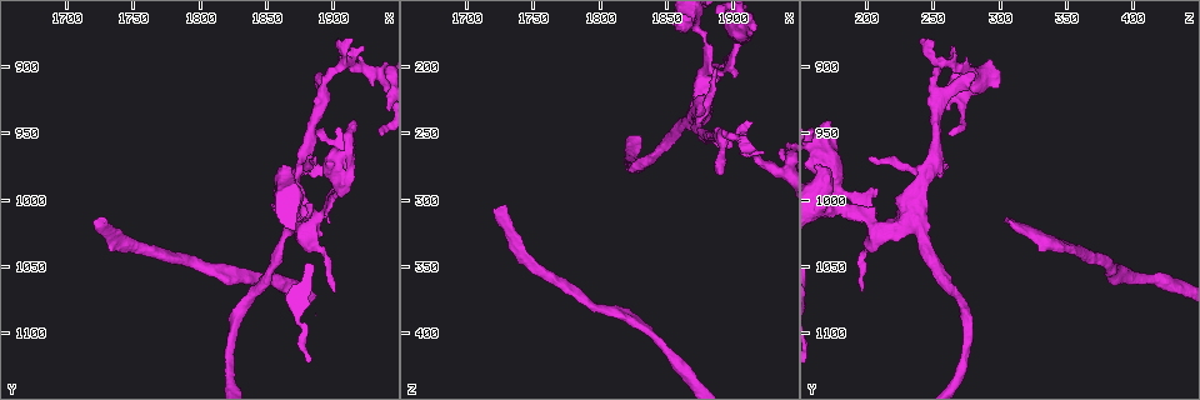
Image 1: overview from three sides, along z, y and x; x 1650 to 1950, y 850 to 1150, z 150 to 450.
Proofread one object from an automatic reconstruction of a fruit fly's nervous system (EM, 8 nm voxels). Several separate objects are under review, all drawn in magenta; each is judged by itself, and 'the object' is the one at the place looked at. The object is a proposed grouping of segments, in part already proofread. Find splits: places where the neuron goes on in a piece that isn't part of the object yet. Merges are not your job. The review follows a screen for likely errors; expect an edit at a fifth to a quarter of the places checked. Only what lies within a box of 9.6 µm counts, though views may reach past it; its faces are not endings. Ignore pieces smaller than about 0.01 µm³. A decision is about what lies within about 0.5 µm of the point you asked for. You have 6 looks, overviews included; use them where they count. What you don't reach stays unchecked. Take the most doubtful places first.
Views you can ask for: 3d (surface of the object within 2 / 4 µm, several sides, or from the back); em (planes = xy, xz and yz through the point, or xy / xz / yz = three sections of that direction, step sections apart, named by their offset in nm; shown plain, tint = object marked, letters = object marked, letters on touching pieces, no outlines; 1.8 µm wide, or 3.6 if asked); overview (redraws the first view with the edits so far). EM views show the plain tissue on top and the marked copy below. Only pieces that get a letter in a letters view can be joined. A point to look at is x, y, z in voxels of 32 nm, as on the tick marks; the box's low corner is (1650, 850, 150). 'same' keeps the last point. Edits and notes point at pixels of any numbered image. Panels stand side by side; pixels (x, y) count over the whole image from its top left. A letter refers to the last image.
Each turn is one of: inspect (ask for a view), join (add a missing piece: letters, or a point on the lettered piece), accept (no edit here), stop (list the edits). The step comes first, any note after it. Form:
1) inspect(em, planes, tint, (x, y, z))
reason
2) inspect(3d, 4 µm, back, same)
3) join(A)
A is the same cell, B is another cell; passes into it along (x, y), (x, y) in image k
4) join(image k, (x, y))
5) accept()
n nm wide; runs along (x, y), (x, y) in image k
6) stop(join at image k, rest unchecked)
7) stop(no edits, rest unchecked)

inspect(3d, 2 µm, (1724, 1014, 306))
free end

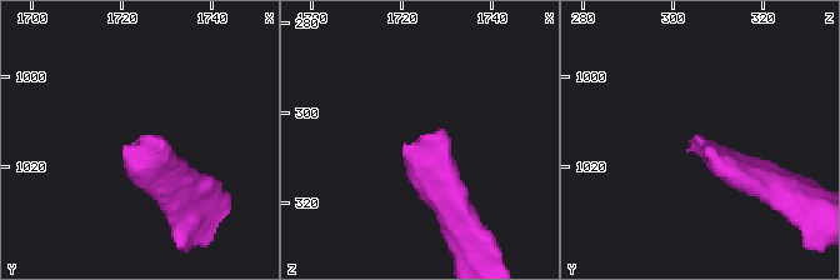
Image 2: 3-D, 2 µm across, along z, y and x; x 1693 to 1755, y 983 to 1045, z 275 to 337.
inspect(em, yz, step 16, tint, (1726, 1013, 305))

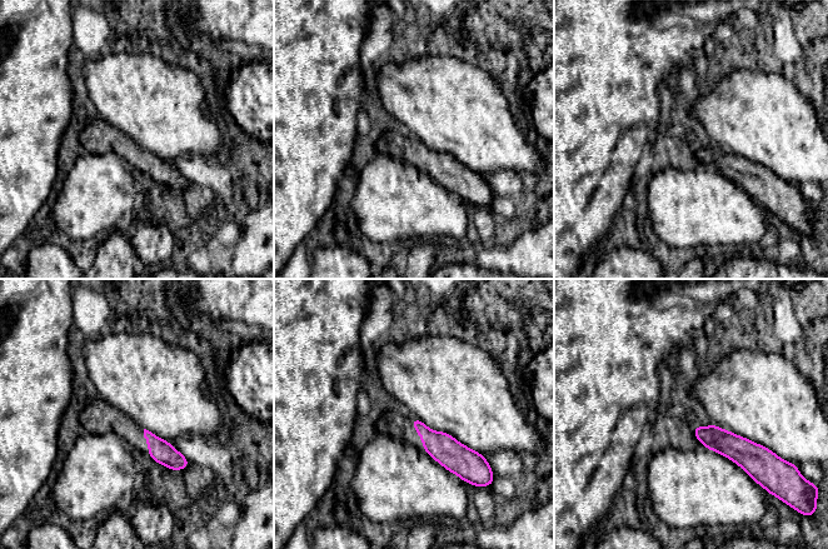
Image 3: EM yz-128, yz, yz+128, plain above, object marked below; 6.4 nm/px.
inspect(em, xy, step 4, letters, same)
cut it another way

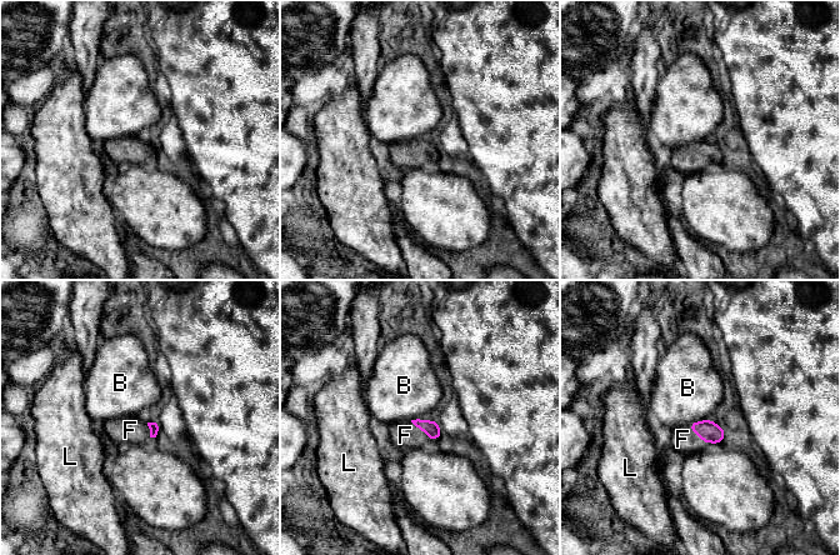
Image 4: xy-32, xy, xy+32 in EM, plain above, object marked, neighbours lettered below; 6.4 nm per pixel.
join(F)
F is the same cell, B and L are other cells; passes into it along (708, 430), (696, 434), (683, 439) in image 4; the neuron continues

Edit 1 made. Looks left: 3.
inspect(em, xy, step 16, tint, (1908, 898, 254))
branch point

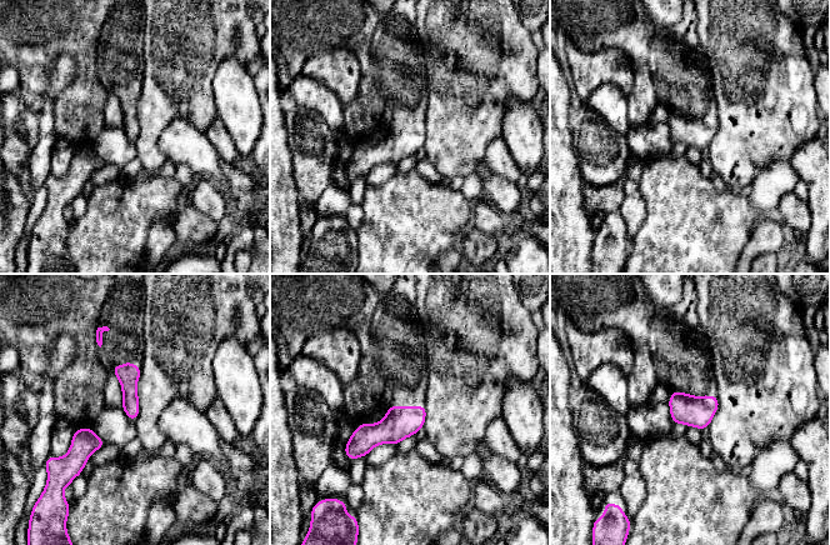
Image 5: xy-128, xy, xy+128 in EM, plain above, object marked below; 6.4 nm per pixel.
inspect(em, planes, letters, same)

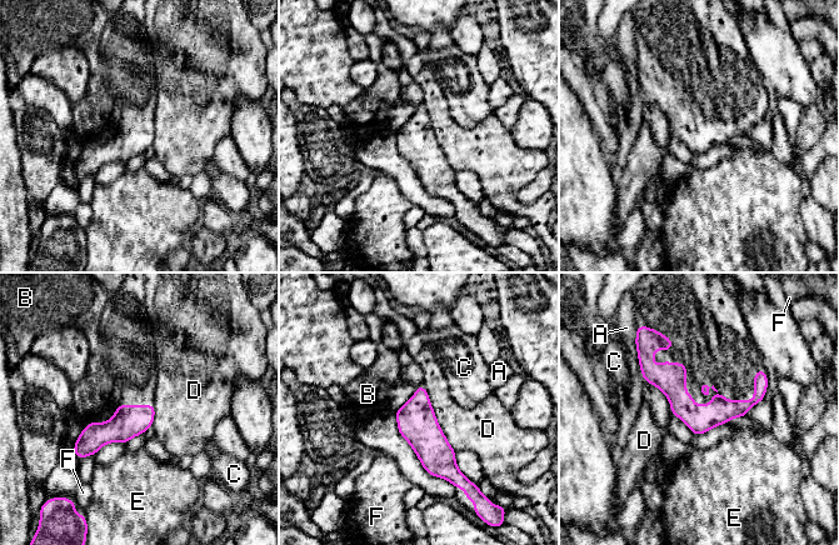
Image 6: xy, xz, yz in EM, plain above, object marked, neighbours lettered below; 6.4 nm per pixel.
accept()
D touches over 480 nm; A, B, C, D, E and F are other cells; border along (422, 384), (445, 439), (455, 450) in image 6; none of them fits

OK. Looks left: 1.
stop(join at image 4, rest unchecked)

